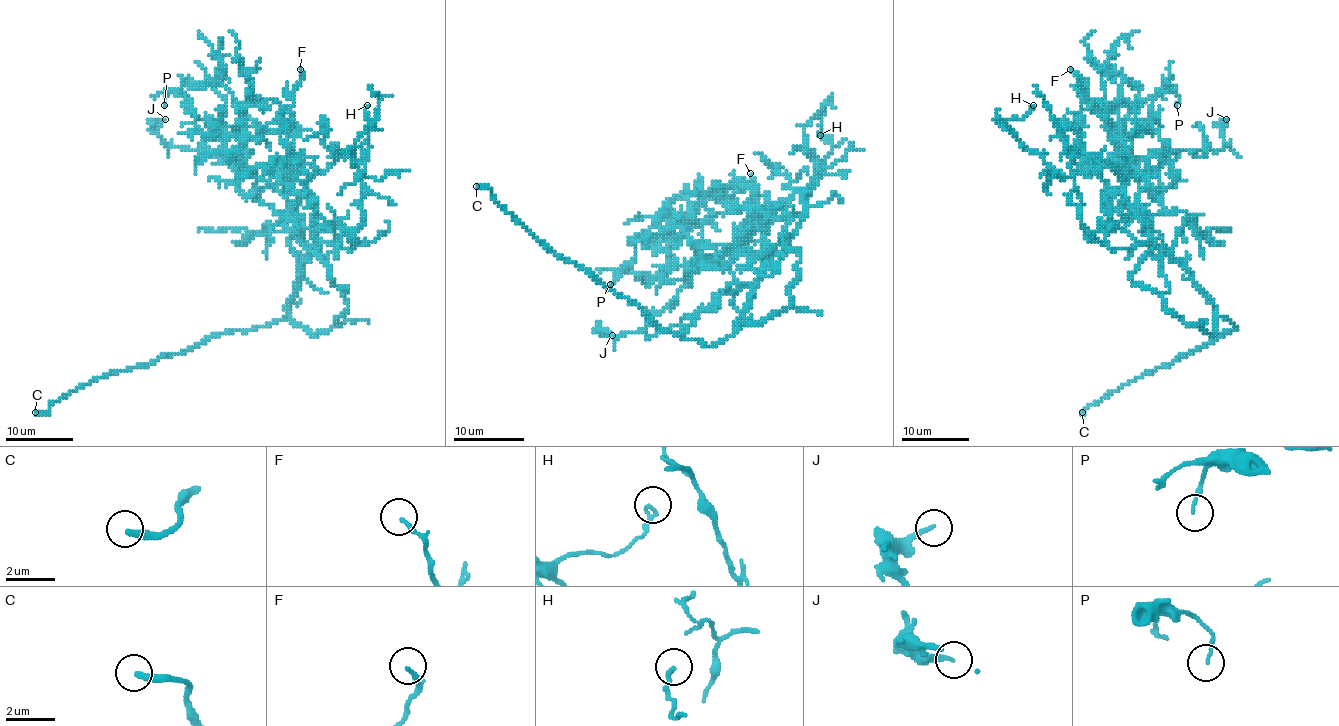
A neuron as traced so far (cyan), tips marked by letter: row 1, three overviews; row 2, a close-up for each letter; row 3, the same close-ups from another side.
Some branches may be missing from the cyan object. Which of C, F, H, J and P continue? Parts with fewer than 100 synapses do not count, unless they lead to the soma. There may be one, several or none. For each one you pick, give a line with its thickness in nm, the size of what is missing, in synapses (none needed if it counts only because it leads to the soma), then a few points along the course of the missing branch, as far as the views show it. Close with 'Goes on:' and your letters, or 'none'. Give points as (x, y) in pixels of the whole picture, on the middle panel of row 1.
C: 280 nm
Goes on: C

